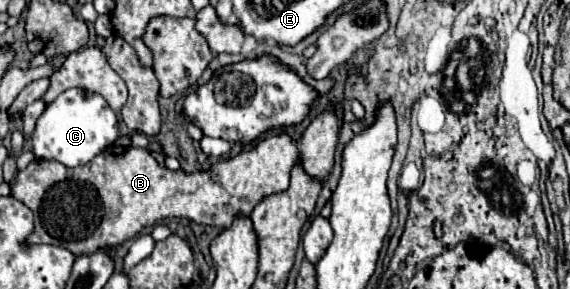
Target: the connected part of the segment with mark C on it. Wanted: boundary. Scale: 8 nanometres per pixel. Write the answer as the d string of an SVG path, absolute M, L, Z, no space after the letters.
M70 88L62 92L52 104L46 106L36 122L32 134L32 152L36 158L56 160L64 166L82 166L90 162L104 148L112 146L118 138L118 118L114 110L102 100L102 96L86 96L80 88Z

